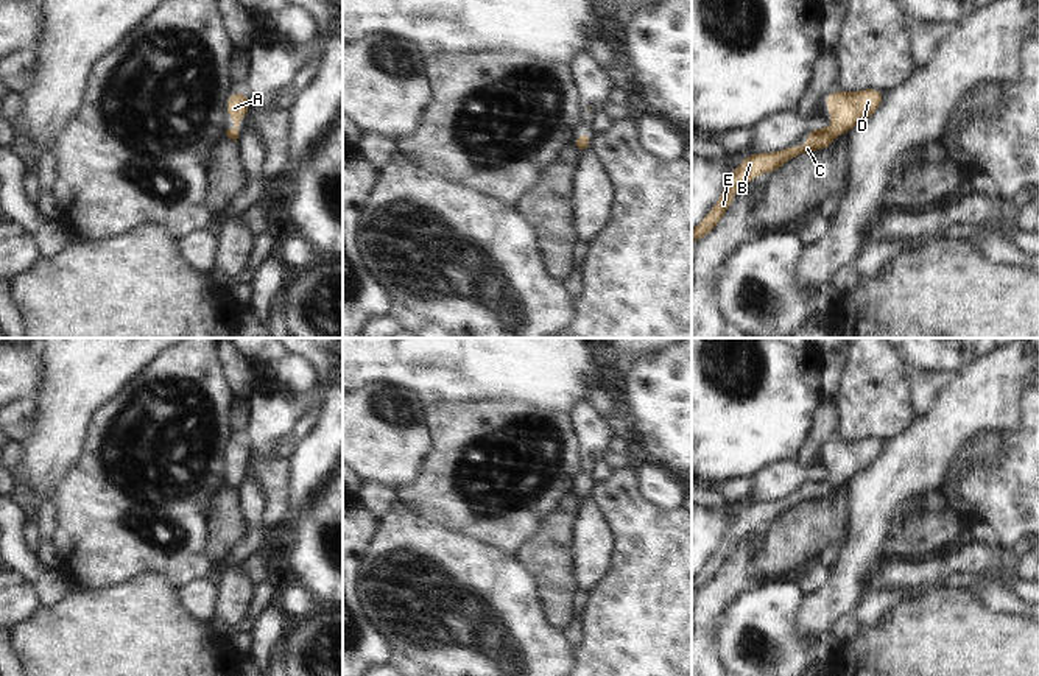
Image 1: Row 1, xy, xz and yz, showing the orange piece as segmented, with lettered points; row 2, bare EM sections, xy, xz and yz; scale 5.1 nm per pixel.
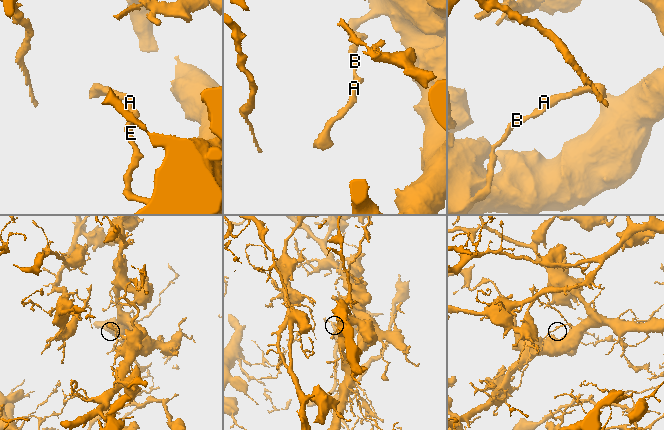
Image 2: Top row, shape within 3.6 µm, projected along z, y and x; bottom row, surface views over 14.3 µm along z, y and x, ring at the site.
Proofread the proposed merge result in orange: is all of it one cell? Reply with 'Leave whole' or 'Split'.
Leave whole.

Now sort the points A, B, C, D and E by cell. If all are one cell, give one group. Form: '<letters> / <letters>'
A B C D E

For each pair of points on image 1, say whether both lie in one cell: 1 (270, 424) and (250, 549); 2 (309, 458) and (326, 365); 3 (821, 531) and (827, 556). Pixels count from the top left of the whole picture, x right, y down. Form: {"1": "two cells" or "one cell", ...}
{"1": "one cell", "2": "one cell", "3": "two cells"}

